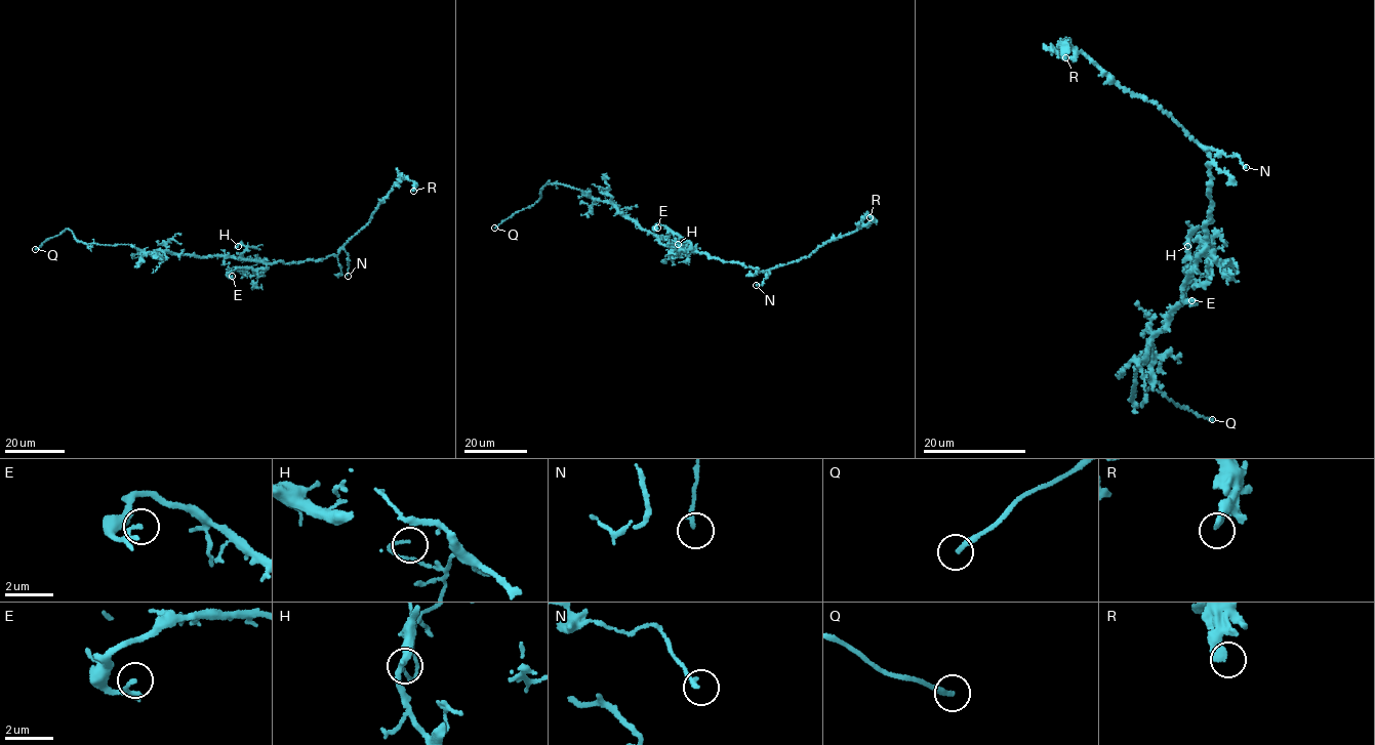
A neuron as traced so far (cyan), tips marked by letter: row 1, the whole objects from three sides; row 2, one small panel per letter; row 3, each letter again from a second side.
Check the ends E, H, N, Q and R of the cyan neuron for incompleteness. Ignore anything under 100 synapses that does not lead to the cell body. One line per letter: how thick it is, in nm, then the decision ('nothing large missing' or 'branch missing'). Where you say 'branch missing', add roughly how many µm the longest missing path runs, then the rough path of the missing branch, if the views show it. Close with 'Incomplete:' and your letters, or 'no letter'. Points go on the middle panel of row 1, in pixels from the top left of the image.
E: calibre 120 nm; nothing large missing
H: calibre 110 nm; nothing large missing
N: calibre 180 nm; nothing large missing
Q: calibre 220 nm; branch missing; missing 7 µm; course (494, 228), (478, 237)
R: calibre 360 nm; nothing large missing
Incomplete: Q

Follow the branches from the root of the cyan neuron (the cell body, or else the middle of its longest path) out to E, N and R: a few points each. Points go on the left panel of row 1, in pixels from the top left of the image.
E: (239, 259), (263, 261), (267, 268), (241, 266), (229, 272), (229, 276), (232, 276)
N: (239, 259), (285, 263), (319, 260), (337, 255), (342, 247), (349, 256), (348, 276)
R: (239, 259), (285, 263), (335, 256), (348, 240), (368, 224), (398, 180), (406, 177), (411, 180), (413, 191)

